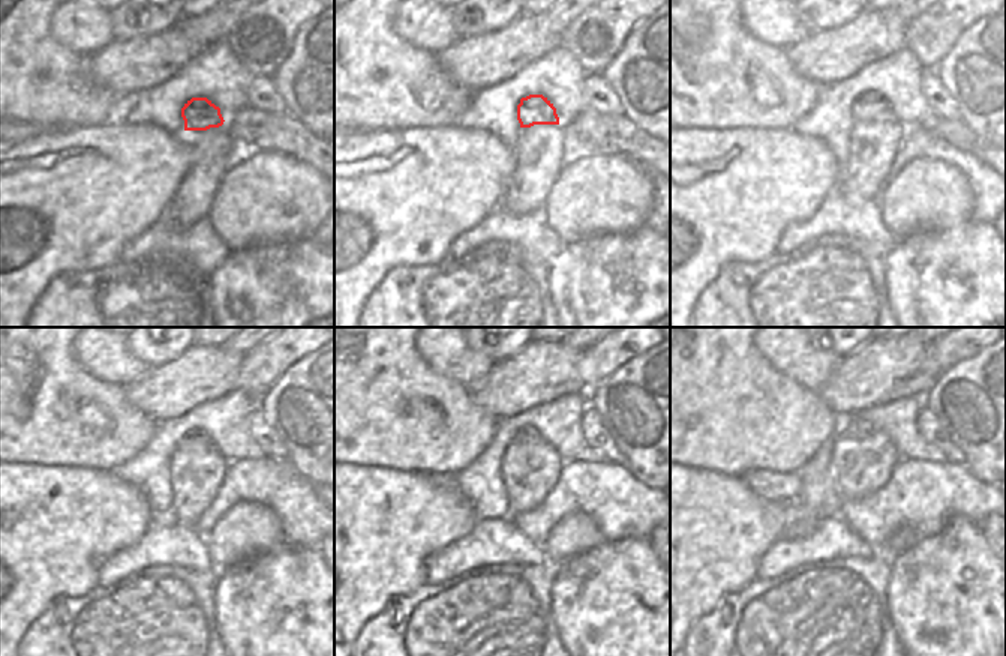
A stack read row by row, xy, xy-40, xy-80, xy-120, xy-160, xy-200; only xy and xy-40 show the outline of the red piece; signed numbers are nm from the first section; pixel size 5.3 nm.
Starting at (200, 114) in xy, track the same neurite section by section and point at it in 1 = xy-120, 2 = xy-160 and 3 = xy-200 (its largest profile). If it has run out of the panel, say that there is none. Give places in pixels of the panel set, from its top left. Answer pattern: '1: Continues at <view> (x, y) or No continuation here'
1: Continues at xy-120 (194, 439)
2: Continues at xy-160 (526, 433)
3: Continues at xy-200 (856, 428)

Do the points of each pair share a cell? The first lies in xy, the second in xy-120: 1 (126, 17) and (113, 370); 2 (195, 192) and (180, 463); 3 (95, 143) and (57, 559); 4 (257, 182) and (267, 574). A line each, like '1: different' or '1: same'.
1: different
2: same
3: same
4: different

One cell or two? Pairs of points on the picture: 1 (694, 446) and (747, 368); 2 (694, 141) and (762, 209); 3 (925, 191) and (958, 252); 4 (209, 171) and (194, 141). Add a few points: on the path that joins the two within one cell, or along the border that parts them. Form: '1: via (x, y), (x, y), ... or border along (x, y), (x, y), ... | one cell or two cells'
1: via (699, 427), (705, 419), (705, 410), (727, 388) | one cell
2: via (723, 140), (738, 140), (747, 147), (747, 180) | one cell
3: border along (972, 216), (946, 228), (924, 228), (910, 236) | two cells
4: via (209, 164), (209, 156), (201, 149) | one cell

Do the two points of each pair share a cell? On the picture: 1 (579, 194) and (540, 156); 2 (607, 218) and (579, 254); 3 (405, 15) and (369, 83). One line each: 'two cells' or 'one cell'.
1: two cells
2: two cells
3: two cells

